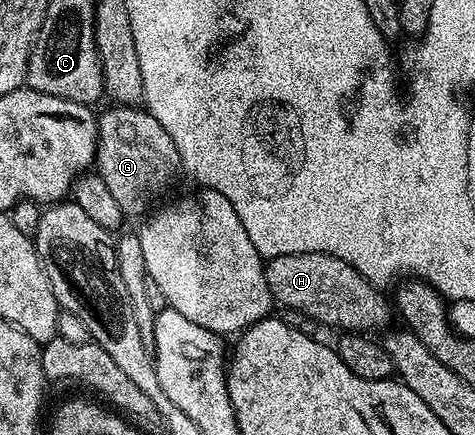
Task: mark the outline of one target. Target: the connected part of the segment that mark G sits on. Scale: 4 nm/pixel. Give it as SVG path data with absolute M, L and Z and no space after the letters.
M136 106L108 107L97 118L96 173L107 184L111 196L126 215L141 214L152 198L157 198L169 186L169 174L181 170L181 157L163 124L149 114L148 109Z

